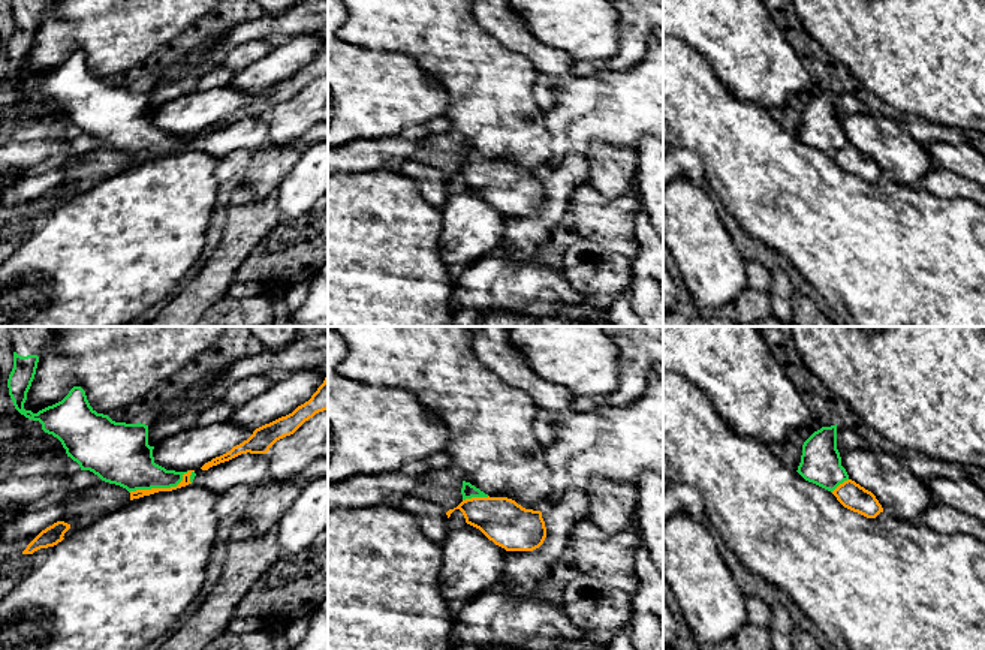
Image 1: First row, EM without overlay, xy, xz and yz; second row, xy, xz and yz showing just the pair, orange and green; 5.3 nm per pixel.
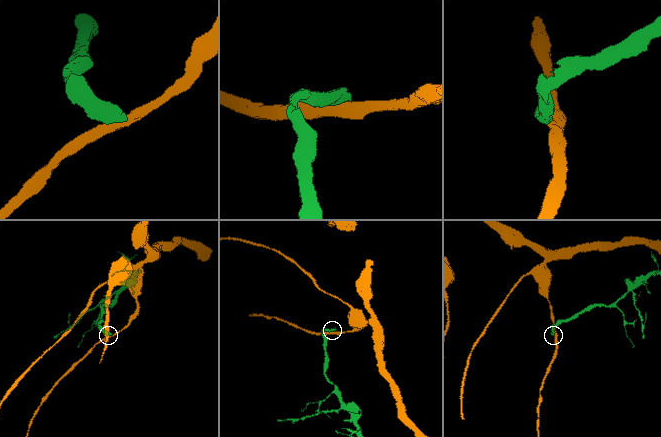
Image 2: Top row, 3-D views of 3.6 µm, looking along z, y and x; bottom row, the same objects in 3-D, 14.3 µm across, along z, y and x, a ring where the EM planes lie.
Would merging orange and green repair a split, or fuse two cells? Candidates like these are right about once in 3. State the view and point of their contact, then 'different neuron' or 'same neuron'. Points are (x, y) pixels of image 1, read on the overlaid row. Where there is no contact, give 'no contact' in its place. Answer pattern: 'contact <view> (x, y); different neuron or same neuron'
contact xy (162, 488); different neuron

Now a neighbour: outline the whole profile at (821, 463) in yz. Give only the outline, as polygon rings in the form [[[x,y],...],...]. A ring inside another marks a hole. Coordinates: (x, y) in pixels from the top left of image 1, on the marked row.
[[[837,424],[814,431],[802,445],[796,470],[805,481],[834,491],[849,479],[837,449]]]

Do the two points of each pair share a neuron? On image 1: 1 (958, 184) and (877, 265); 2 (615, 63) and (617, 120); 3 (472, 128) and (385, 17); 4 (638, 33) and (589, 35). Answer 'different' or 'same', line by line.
1: different
2: different
3: same
4: different

